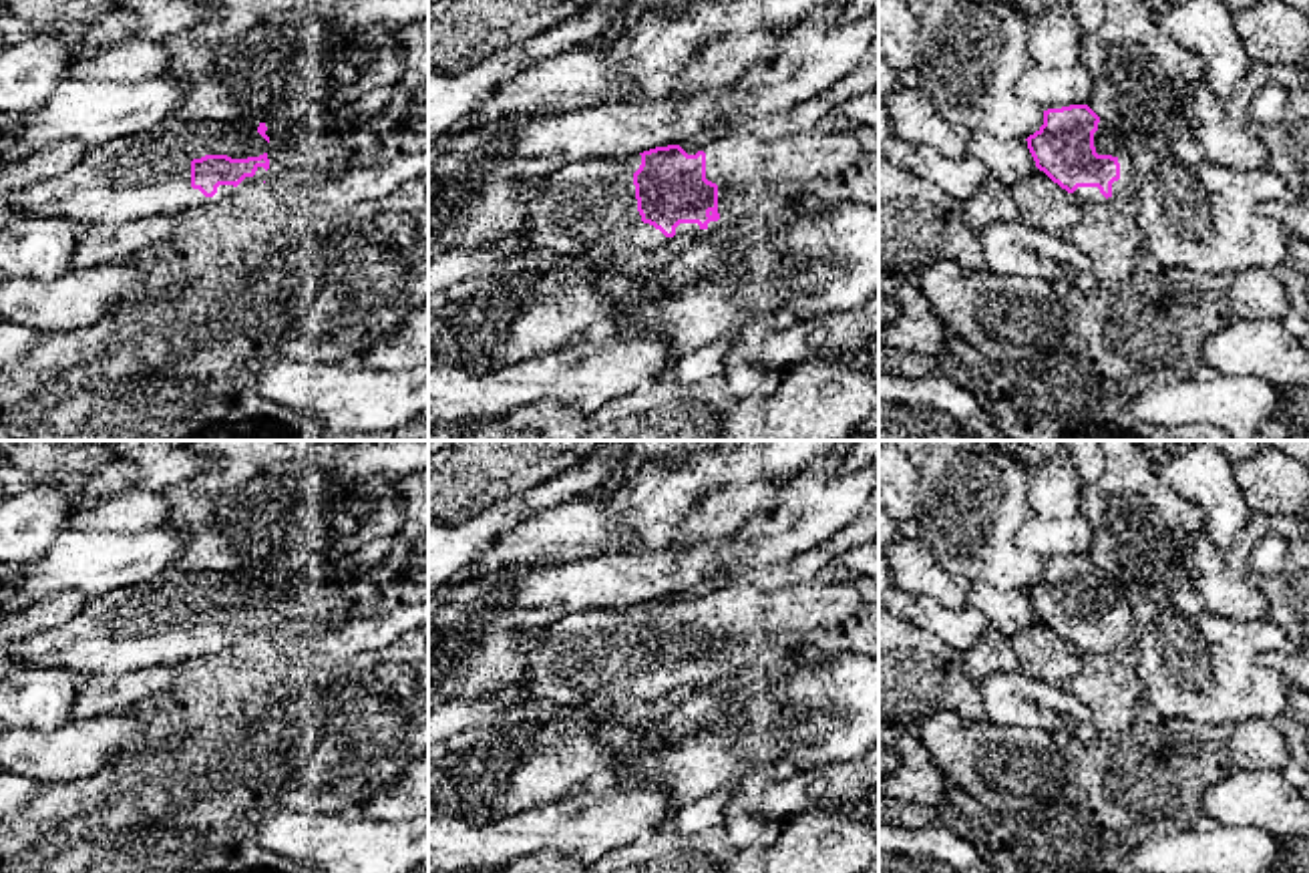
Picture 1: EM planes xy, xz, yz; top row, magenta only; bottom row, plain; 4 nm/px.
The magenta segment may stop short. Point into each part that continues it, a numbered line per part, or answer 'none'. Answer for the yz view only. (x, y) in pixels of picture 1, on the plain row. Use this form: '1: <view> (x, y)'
1: yz (1106, 590)

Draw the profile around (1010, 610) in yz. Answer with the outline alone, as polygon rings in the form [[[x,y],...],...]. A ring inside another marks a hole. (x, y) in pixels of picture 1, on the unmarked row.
[[[987,583],[967,585],[967,599],[979,609],[989,626],[1001,634],[1015,634],[1032,628],[1038,618],[1025,589],[995,589]]]

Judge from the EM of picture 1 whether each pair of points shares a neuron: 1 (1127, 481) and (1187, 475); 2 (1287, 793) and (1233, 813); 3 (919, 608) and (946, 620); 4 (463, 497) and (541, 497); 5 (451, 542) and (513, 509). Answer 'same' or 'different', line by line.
1: different
2: same
3: same
4: different
5: same

